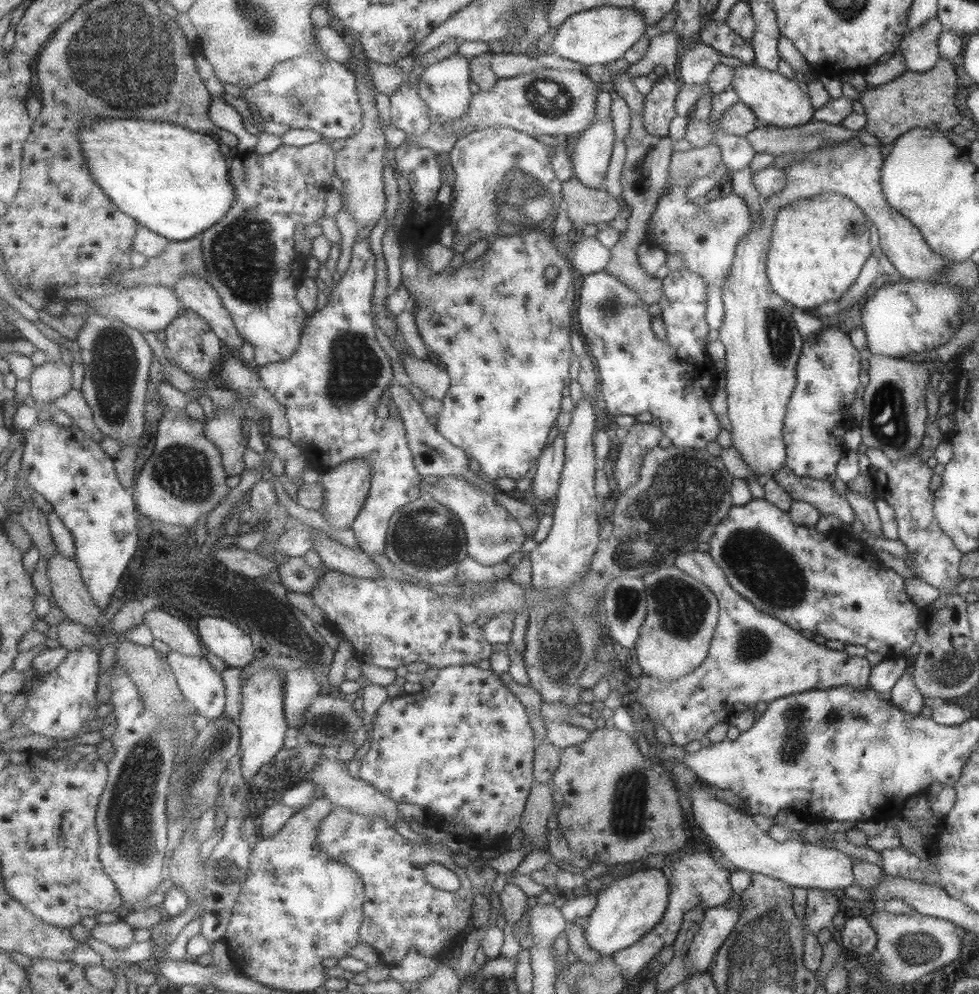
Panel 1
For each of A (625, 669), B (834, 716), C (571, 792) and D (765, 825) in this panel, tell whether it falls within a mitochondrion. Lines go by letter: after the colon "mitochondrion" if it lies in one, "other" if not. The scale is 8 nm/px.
A: other
B: mitochondrion
C: other
D: other

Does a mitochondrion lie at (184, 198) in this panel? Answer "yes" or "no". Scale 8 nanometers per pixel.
no

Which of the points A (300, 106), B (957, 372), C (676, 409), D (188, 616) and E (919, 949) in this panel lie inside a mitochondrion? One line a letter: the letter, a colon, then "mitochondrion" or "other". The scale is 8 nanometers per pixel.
A: mitochondrion
B: other
C: other
D: other
E: mitochondrion

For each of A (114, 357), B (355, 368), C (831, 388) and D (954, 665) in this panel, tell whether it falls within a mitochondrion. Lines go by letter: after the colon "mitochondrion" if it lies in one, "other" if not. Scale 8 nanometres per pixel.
A: mitochondrion
B: mitochondrion
C: other
D: mitochondrion

